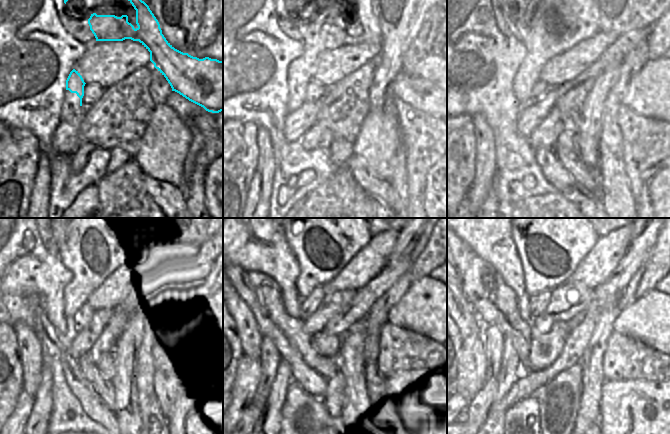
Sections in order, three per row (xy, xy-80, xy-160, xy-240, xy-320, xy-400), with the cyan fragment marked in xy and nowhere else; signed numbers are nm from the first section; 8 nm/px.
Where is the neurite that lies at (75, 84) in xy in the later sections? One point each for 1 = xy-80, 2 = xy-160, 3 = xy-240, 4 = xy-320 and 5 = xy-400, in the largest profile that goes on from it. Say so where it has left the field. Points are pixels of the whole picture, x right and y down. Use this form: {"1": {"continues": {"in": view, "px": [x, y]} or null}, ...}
{"1": {"continues": {"in": "xy-80", "px": [332, 29]}}, "2": {"continues": {"in": "xy-160", "px": [565, 15]}}, "3": {"continues": {"in": "xy-240", "px": [101, 238]}}, "4": {"continues": {"in": "xy-320", "px": [324, 238]}}, "5": {"continues": {"in": "xy-400", "px": [552, 238]}}}

